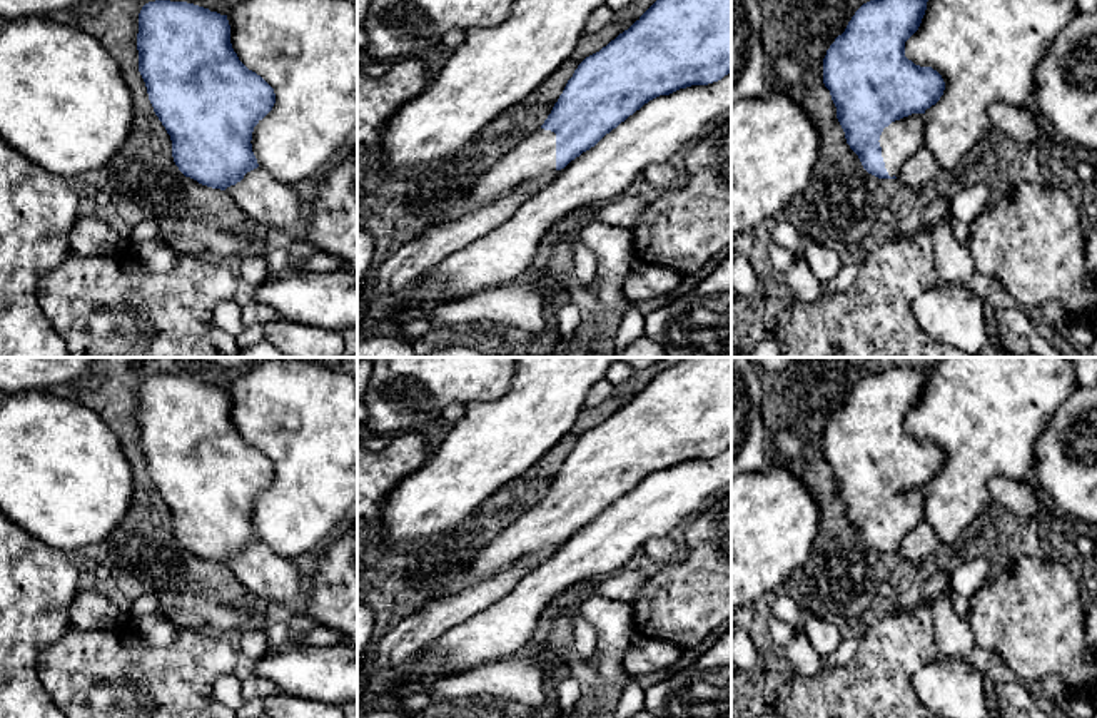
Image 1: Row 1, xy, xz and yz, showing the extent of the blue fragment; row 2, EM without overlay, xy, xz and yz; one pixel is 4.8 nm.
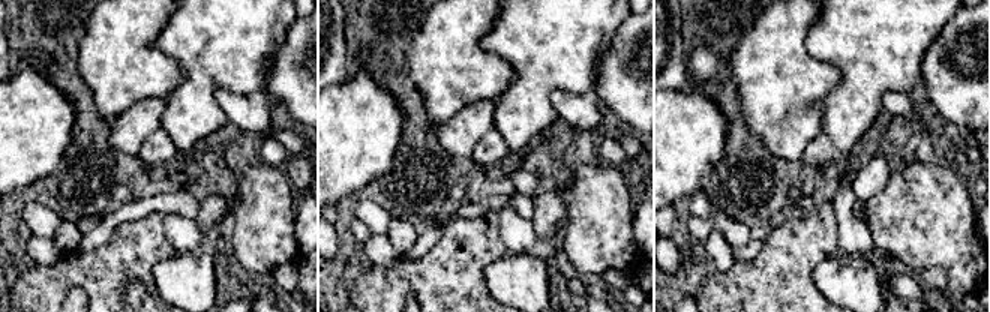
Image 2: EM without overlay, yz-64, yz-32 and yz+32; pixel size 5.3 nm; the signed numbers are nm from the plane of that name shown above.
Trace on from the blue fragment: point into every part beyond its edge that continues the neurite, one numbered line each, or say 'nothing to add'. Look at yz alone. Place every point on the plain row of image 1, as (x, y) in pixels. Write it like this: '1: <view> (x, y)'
1: yz (900, 513)

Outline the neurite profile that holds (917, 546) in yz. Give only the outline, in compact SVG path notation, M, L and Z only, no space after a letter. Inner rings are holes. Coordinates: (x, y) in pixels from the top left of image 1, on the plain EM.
M923 519L903 536L897 553L905 559L908 568L915 571L920 564L932 559L940 544L938 536Z

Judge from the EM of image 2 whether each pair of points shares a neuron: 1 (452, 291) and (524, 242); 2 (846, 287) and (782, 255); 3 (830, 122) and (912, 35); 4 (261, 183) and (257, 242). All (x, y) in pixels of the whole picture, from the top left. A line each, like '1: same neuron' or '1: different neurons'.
1: different neurons
2: different neurons
3: same neuron
4: same neuron

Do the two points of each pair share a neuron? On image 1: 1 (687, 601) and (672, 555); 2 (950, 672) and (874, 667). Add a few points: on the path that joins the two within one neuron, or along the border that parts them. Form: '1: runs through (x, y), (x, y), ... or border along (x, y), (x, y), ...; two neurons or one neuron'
1: border along (682, 551), (675, 561), (658, 568); two neurons
2: border along (940, 657), (912, 675), (912, 688), (919, 700); two neurons

